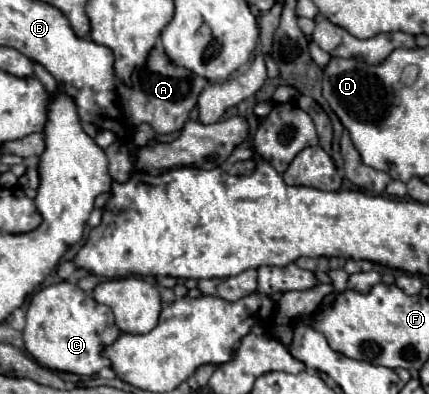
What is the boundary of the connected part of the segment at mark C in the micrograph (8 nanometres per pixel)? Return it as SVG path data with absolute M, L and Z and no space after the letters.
M69 281L43 287L33 295L27 309L27 325L23 329L25 349L39 365L75 375L93 375L99 369L109 367L111 361L103 359L101 351L119 335L121 331L113 321L111 309L91 299Z

